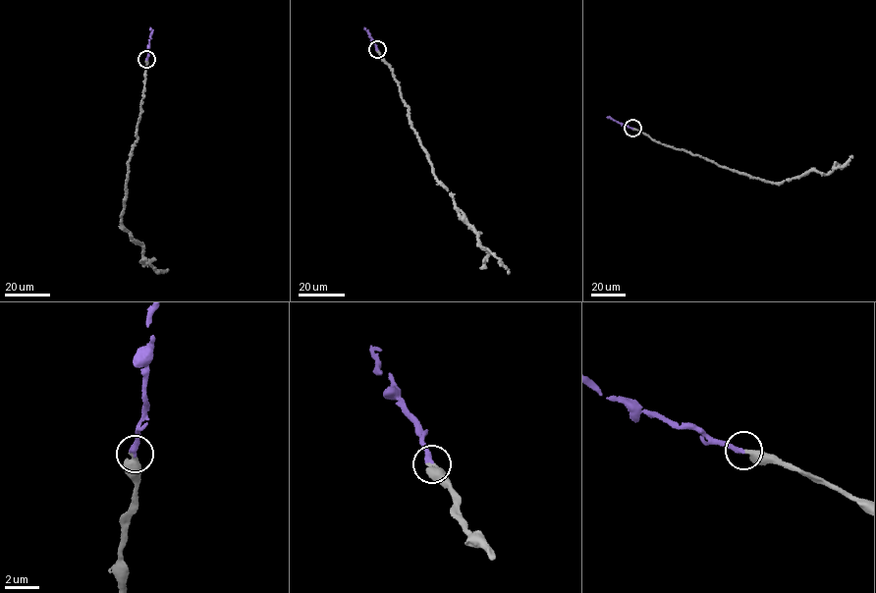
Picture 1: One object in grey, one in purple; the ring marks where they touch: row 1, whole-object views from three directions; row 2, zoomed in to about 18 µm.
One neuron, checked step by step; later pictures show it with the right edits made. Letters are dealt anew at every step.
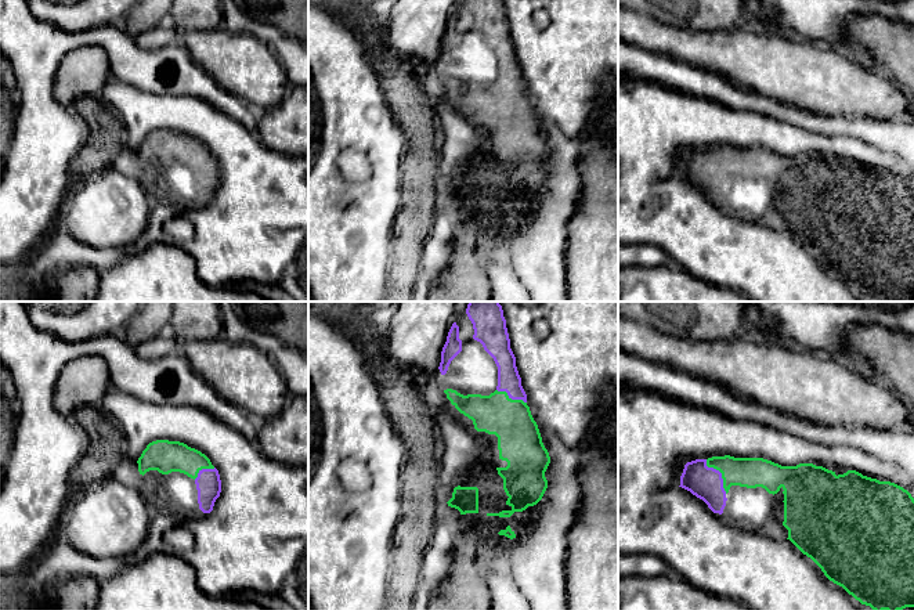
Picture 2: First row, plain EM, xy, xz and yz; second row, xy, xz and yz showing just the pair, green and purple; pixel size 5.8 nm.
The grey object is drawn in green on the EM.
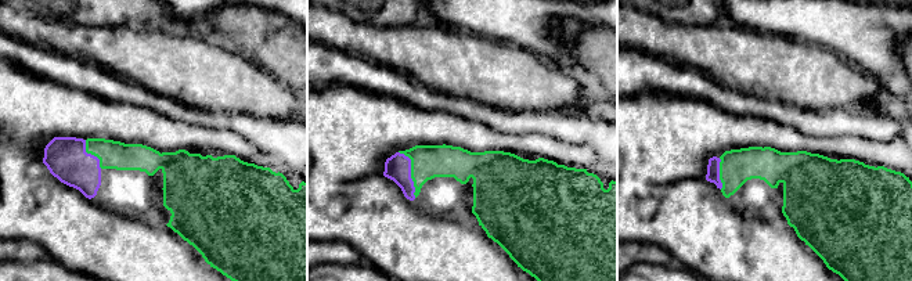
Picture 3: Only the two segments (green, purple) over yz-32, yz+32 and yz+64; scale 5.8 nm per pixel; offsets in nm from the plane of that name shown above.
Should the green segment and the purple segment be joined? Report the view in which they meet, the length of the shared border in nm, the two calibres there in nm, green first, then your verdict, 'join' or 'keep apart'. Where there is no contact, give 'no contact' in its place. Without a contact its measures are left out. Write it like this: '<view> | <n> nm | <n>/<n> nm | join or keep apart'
yz | 240 nm | 180/190 nm | join

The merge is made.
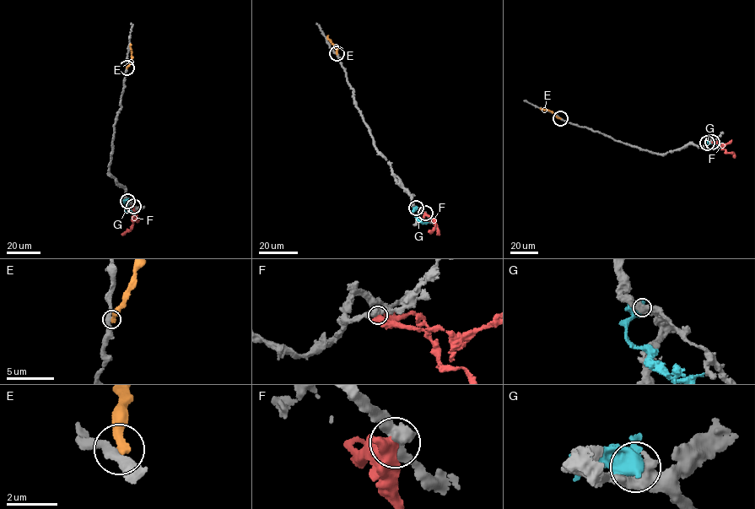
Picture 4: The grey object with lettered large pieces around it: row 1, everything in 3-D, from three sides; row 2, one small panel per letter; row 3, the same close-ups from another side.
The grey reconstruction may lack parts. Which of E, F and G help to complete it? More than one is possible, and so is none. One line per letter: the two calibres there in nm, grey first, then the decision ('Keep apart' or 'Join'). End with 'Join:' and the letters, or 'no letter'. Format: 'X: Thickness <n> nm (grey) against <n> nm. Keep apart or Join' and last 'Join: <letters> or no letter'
E: Thickness 300 nm (grey) against 360 nm. Keep apart
F: Thickness 550 nm (grey) against 700 nm. Keep apart
G: Thickness 550 nm (grey) against 600 nm. Keep apart
Join: no letter

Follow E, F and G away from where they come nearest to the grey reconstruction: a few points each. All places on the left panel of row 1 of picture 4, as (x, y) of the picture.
E: (126, 67), (132, 56), (130, 44)
F: (133, 206), (131, 229), (121, 234)
G: (127, 201), (124, 202), (126, 210), (133, 213)

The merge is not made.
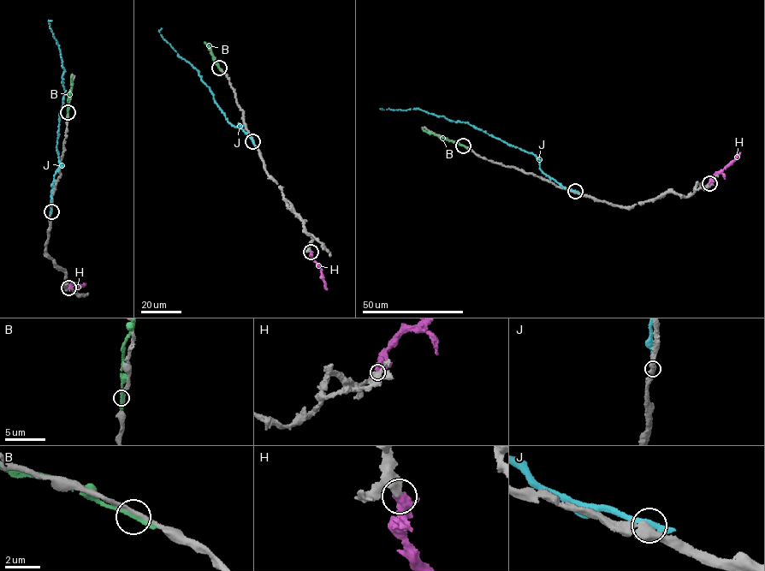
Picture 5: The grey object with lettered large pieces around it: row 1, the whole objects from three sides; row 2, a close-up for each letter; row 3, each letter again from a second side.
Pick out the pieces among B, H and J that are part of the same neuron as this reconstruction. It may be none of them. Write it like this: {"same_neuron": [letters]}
{"same_neuron": ["H"]}

